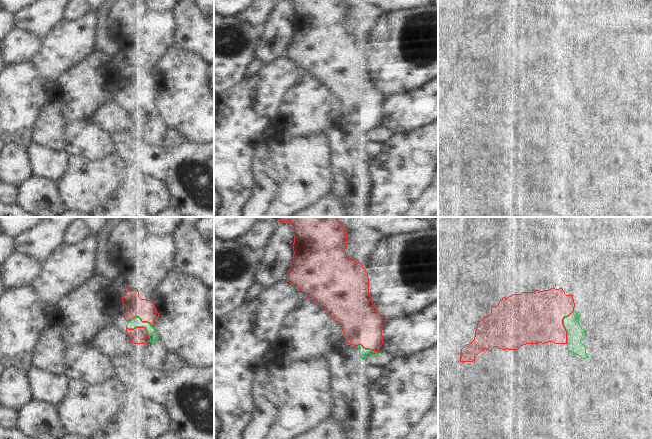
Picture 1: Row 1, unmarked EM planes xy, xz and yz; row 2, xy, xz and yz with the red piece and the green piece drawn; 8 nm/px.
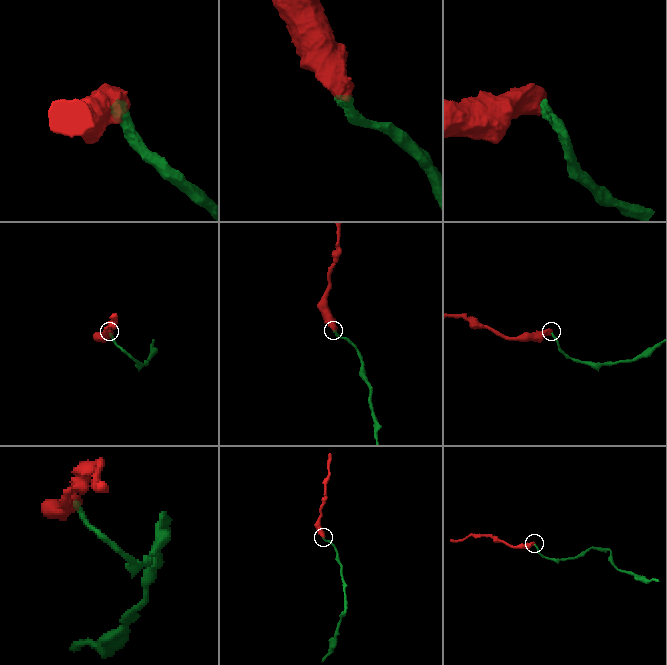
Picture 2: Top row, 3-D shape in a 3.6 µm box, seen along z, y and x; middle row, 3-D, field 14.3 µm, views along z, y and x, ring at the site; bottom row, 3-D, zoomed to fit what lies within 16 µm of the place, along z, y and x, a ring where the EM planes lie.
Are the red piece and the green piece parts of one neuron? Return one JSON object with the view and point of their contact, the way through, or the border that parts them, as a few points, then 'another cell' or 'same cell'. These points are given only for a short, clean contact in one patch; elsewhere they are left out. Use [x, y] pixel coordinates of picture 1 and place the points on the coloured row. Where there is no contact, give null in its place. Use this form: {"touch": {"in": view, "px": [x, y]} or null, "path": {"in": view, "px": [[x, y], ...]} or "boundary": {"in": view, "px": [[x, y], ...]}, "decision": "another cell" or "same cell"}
{"touch": {"in": "yz", "px": [563, 326]}, "path": {"in": "yz", "px": [[535, 317], [552, 318], [563, 326], [571, 333], [575, 333]]}, "decision": "same cell"}

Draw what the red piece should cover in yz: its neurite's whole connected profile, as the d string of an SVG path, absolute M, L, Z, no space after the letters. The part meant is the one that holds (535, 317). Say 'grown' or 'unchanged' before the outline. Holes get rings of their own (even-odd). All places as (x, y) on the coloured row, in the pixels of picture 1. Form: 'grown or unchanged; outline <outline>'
grown; outline M562 288L549 290L535 290L533 292L522 292L513 294L508 298L503 297L497 306L492 306L491 314L477 323L474 340L461 349L460 362L473 362L475 356L482 350L492 351L494 347L502 350L518 350L526 344L538 344L553 342L555 344L566 344L567 350L583 359L589 358L586 346L581 343L587 335L579 324L579 315L574 311L575 303L573 295L566 295Z

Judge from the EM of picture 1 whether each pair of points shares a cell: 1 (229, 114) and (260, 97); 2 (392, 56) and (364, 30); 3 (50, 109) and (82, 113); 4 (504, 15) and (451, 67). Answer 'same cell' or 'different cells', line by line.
1: same cell
2: different cells
3: different cells
4: different cells

